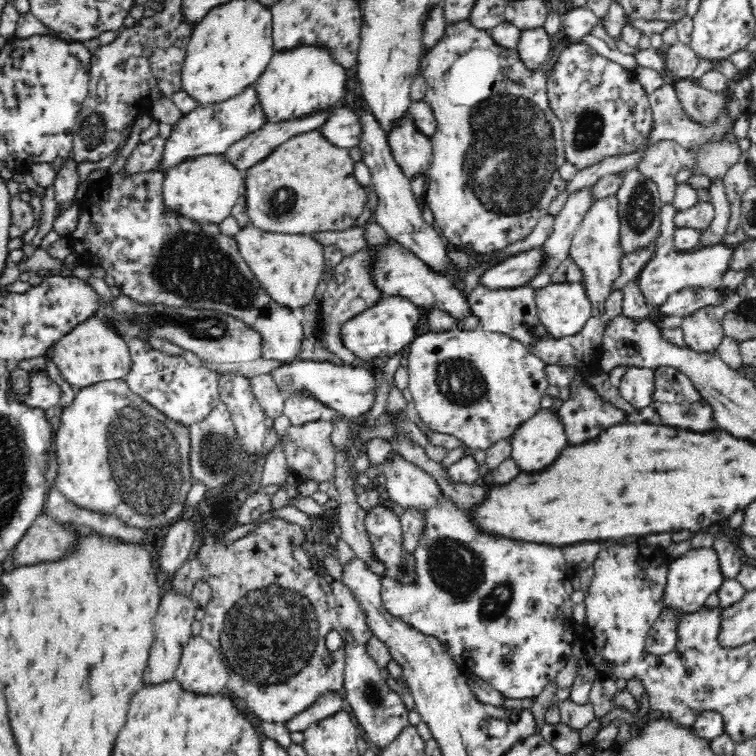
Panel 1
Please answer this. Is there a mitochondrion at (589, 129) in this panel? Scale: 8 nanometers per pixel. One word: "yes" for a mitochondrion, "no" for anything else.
yes

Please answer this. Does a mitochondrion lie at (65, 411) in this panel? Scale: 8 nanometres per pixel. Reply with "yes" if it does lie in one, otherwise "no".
no

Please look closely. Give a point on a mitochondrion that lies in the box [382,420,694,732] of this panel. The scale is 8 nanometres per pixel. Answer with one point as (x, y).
(454, 567)

